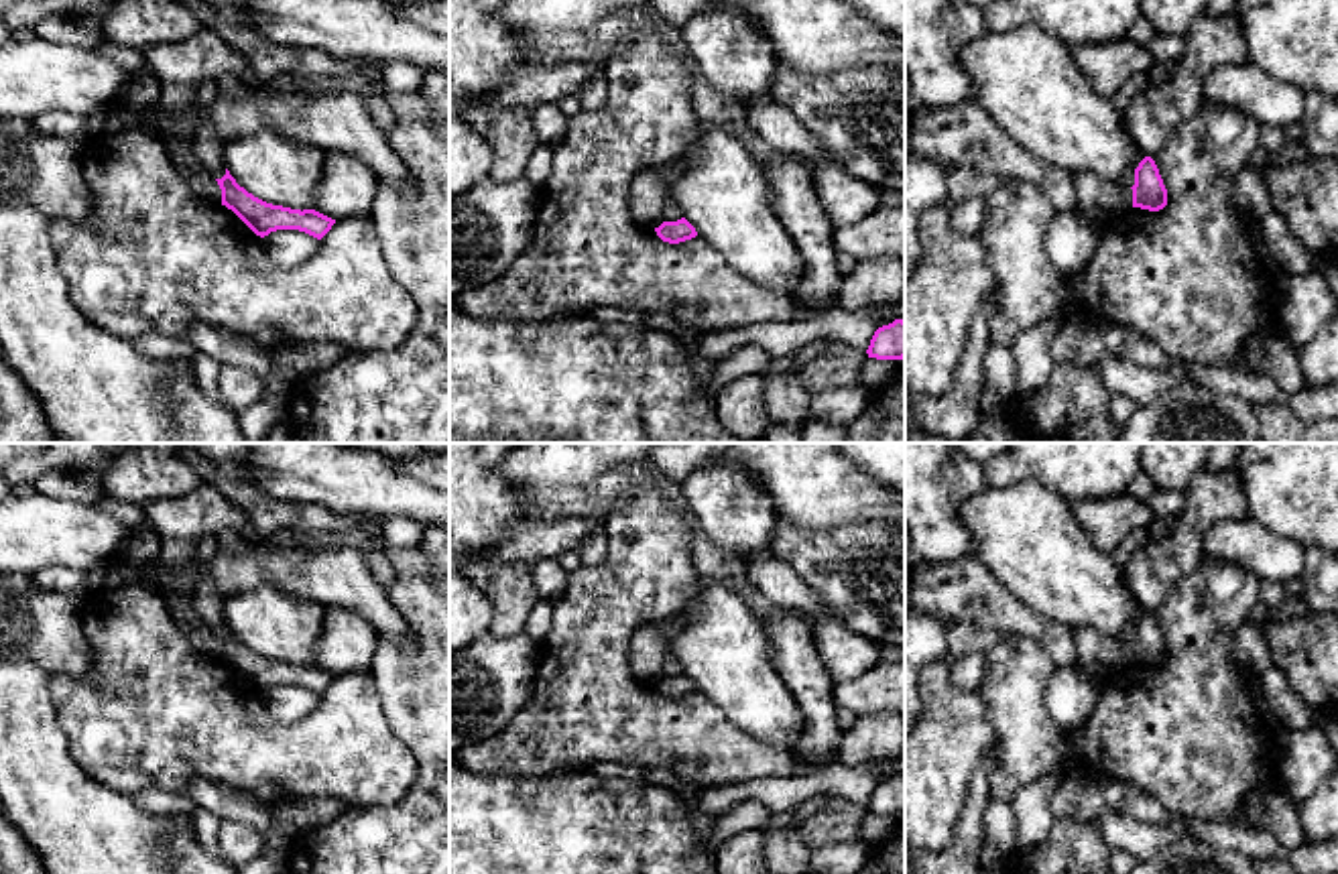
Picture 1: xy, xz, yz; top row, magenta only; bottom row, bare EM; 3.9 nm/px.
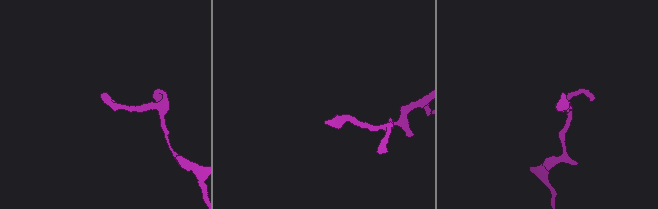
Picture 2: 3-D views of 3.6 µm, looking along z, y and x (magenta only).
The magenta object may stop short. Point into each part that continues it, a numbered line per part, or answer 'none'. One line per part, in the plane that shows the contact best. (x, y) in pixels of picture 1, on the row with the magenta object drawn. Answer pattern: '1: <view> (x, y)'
none

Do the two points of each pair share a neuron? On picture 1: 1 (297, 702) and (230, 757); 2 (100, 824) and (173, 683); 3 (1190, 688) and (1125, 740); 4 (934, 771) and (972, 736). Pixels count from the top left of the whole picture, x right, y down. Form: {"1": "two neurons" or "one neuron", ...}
{"1": "two neurons", "2": "two neurons", "3": "one neuron", "4": "one neuron"}

